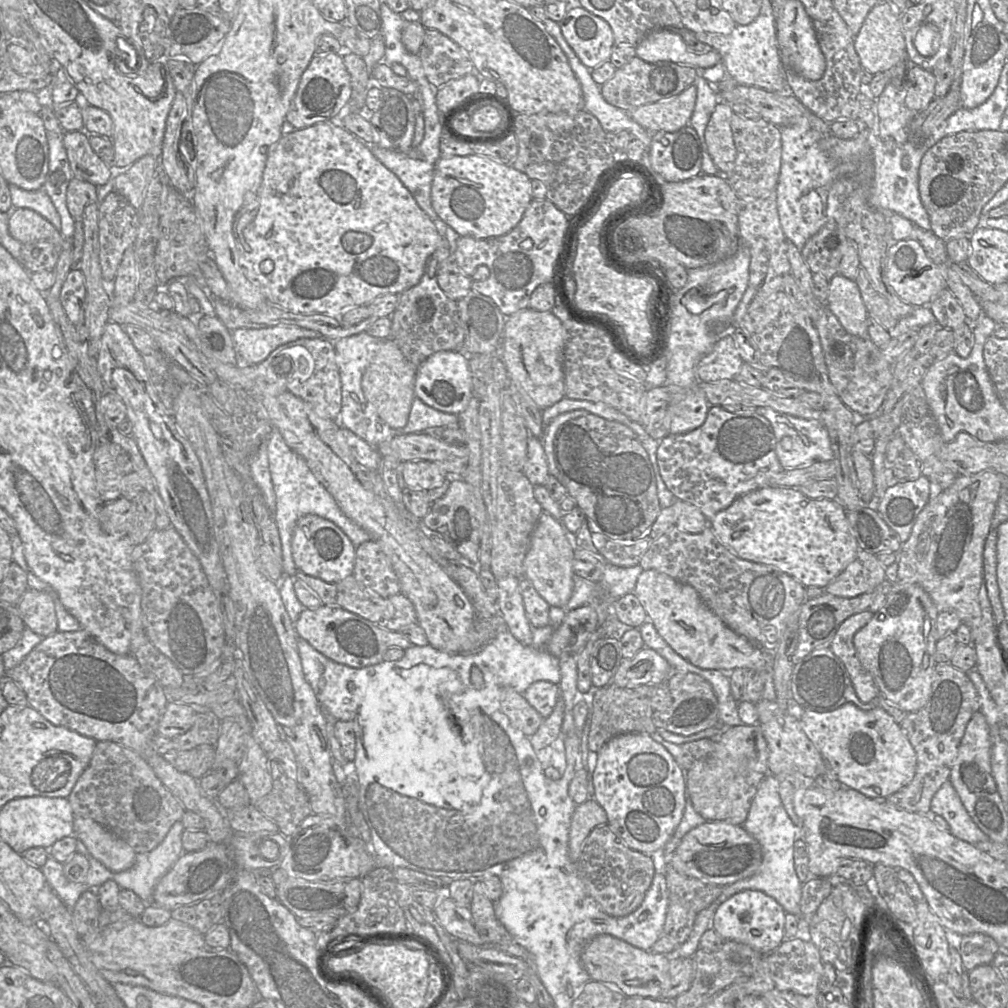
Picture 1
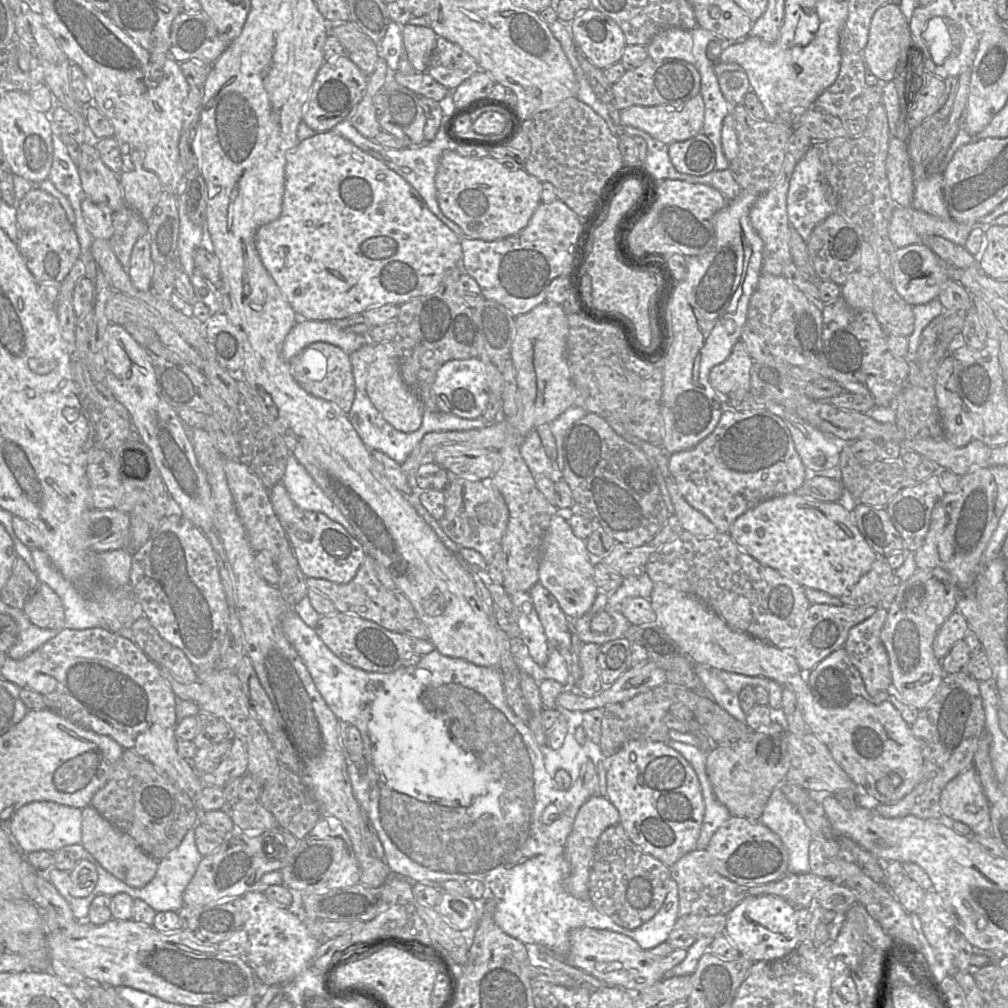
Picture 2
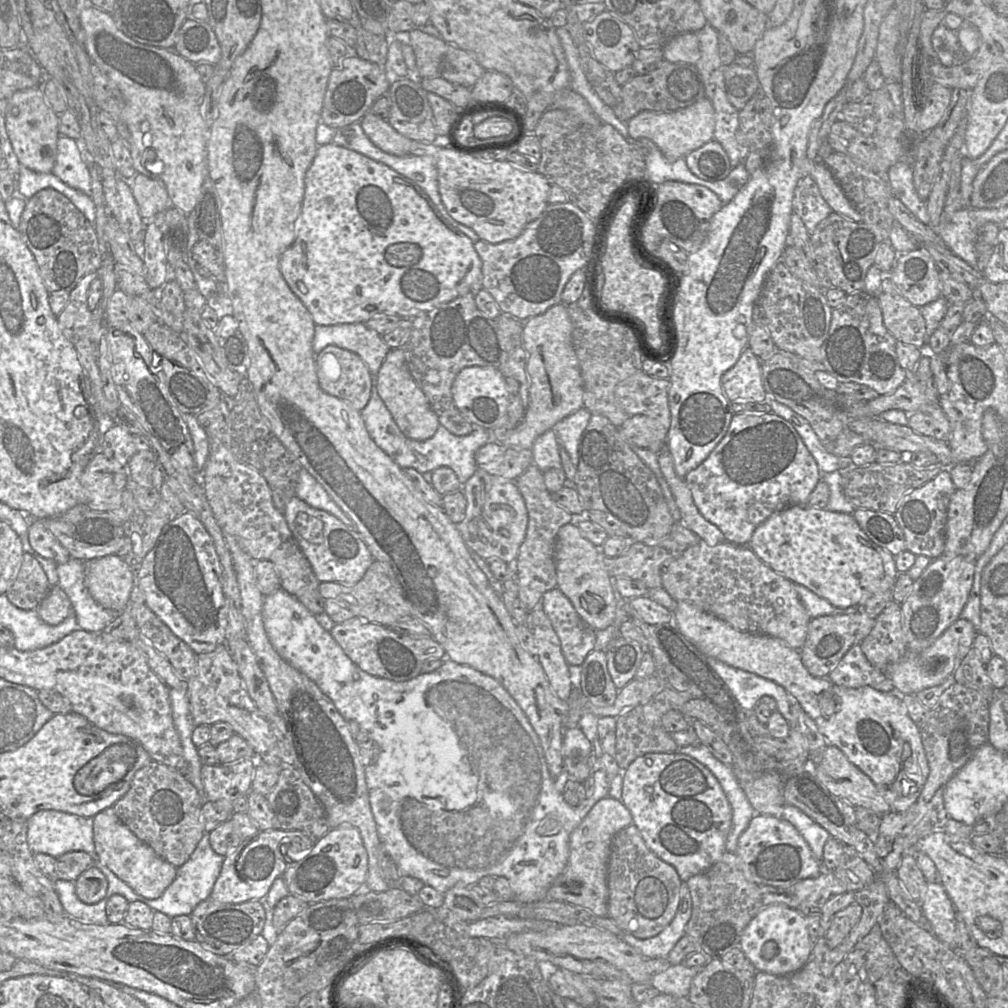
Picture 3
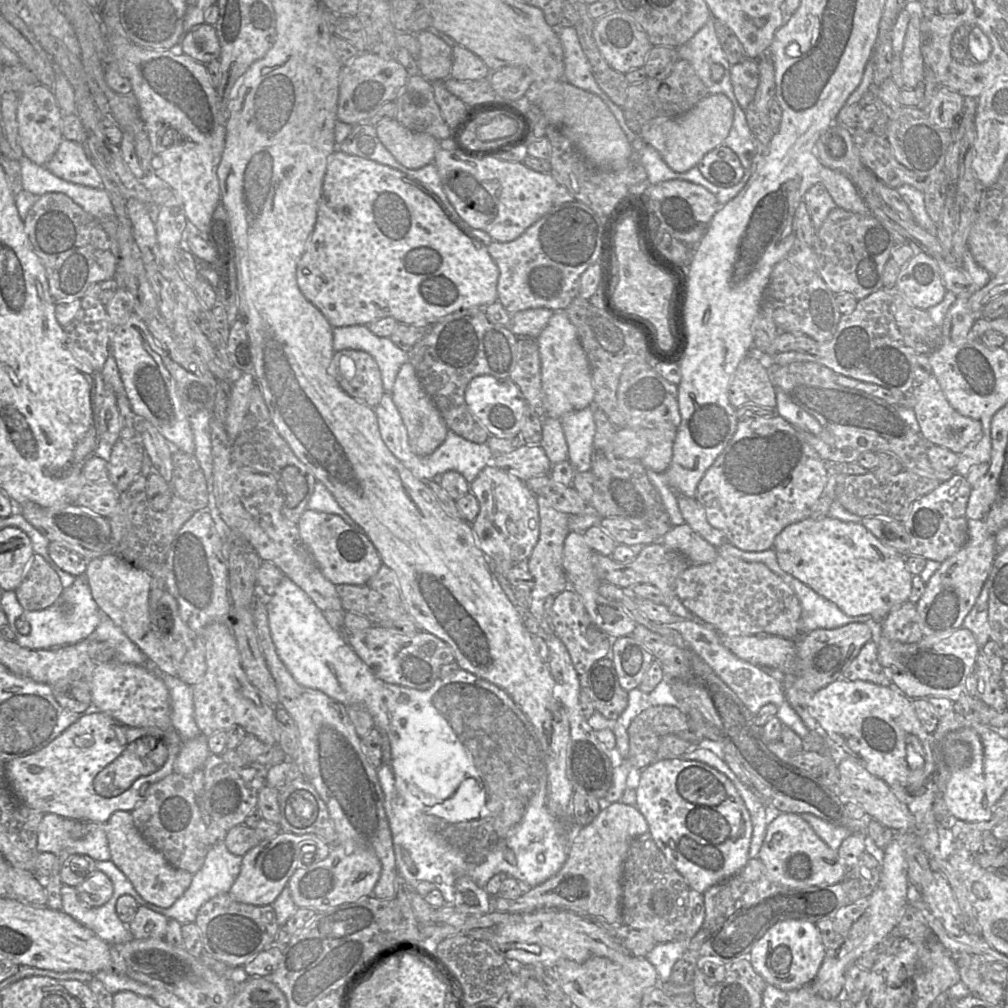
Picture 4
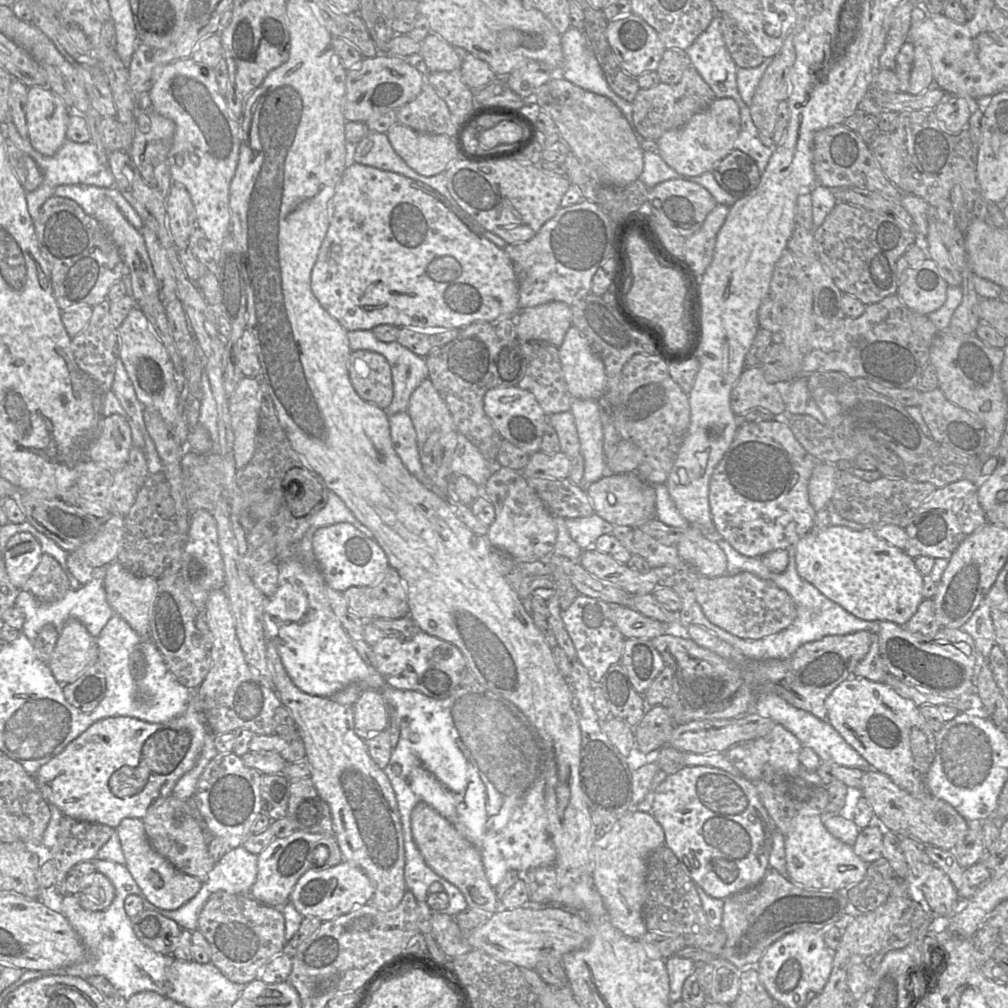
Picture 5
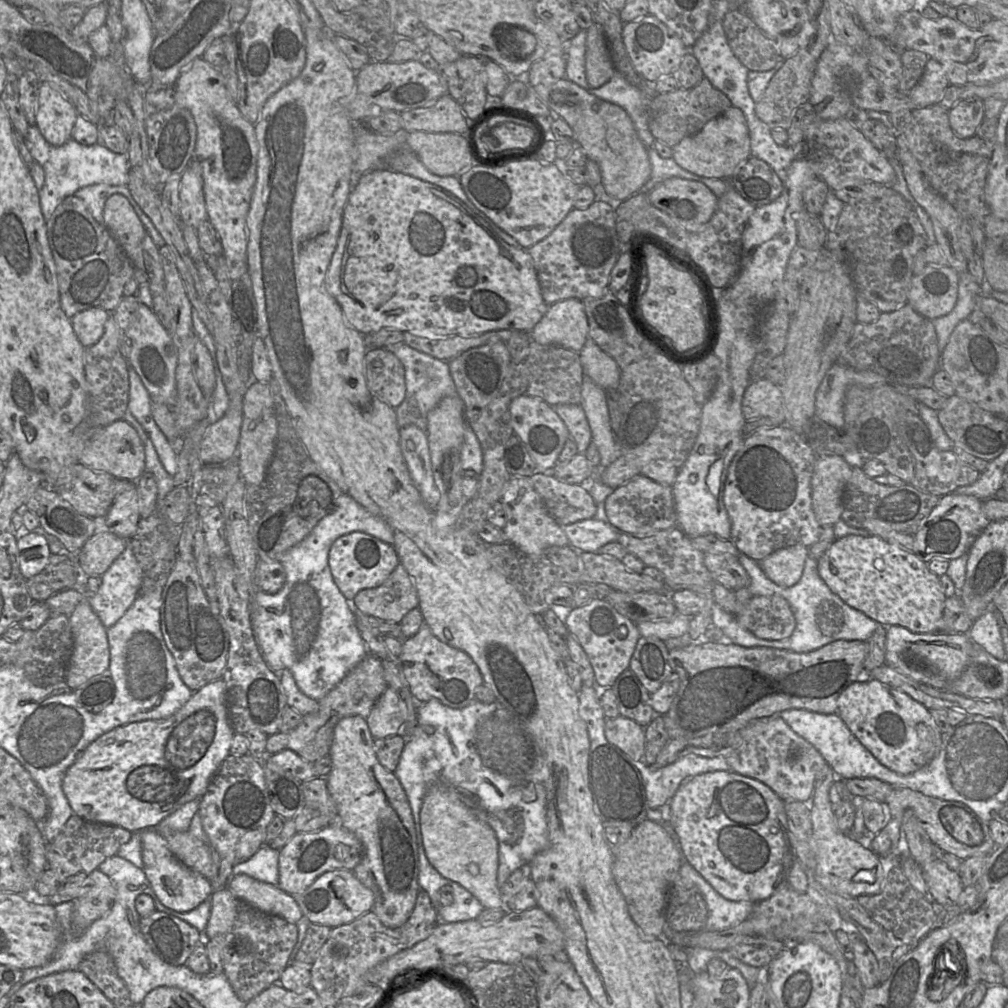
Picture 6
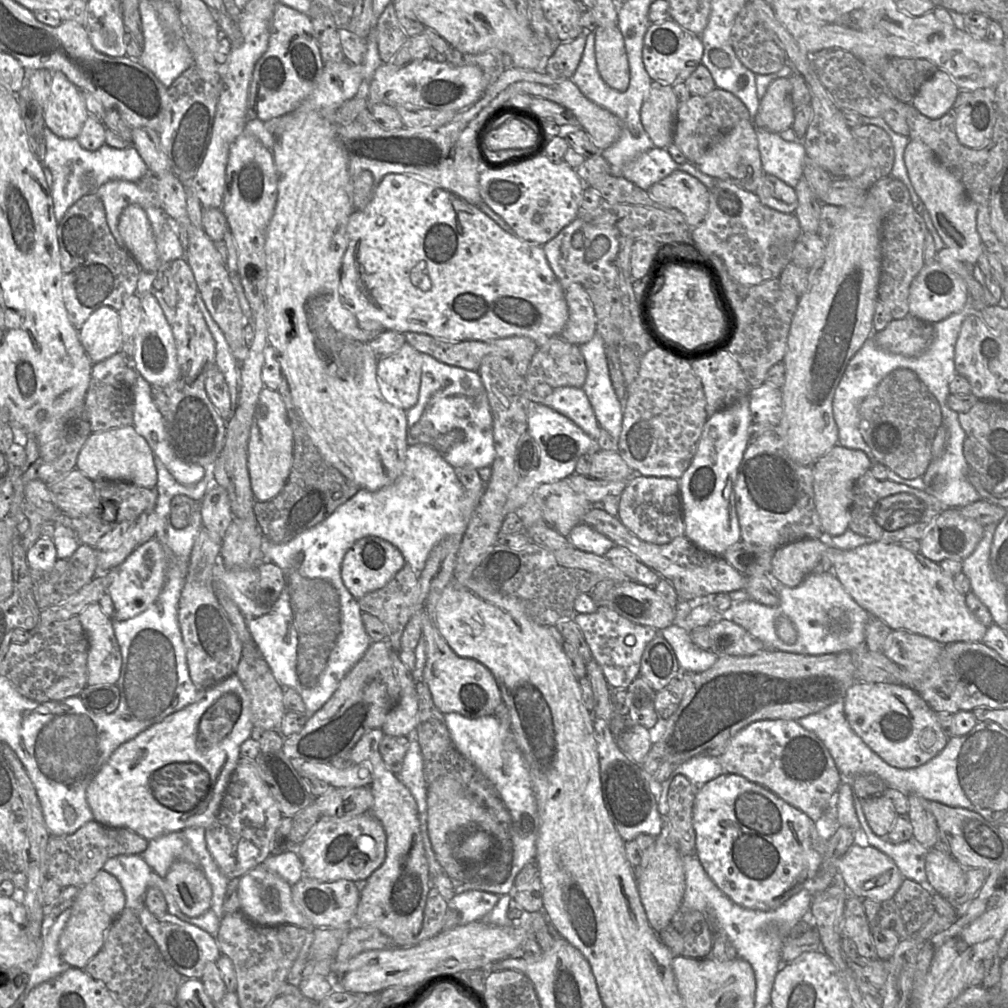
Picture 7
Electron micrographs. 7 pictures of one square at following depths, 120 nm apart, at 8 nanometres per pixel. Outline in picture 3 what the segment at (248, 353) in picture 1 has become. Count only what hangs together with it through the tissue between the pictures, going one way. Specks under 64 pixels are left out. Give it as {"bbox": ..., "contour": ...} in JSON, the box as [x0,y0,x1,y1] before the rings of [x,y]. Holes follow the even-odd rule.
{"bbox":[312,323,390,384],"contour":[[[364,323],[336,324],[329,326],[316,325],[312,344],[315,355],[322,352],[322,350],[329,345],[337,346],[357,354],[367,365],[372,376],[373,384],[374,378],[376,378],[376,375],[390,350],[390,347],[384,342],[381,335],[368,329]]]}

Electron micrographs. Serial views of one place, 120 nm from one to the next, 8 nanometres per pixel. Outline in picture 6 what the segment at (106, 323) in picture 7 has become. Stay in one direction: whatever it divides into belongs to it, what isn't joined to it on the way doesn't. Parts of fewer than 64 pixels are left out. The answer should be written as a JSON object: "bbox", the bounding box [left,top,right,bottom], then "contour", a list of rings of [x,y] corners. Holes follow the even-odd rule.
{"bbox":[70,308,110,348],"contour":[[[92,308],[75,314],[70,318],[73,330],[80,343],[86,348],[99,341],[104,332],[104,325],[110,312]]]}

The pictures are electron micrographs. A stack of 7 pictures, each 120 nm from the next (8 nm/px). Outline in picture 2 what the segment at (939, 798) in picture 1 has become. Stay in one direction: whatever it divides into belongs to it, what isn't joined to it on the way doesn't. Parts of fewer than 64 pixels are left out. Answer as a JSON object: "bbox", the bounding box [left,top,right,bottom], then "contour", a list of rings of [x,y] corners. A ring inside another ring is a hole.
{"bbox":[940,767,991,835],"contour":[[[973,767],[945,786],[940,807],[945,816],[968,825],[973,834],[991,835],[989,803]]]}

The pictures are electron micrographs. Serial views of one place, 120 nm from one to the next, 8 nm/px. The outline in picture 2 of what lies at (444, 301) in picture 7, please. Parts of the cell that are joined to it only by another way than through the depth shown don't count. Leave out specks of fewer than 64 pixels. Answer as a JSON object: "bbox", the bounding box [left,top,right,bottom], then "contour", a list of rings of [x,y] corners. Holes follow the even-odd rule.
{"bbox":[255,131,463,322],"contour":[[[333,131],[315,133],[312,137],[299,141],[297,146],[287,153],[281,213],[277,219],[257,229],[255,247],[263,267],[275,281],[298,318],[324,322],[363,314],[374,306],[384,304],[400,306],[411,299],[433,294],[443,281],[445,273],[457,265],[462,265],[463,257],[461,240],[429,210],[421,196],[403,177]]]}

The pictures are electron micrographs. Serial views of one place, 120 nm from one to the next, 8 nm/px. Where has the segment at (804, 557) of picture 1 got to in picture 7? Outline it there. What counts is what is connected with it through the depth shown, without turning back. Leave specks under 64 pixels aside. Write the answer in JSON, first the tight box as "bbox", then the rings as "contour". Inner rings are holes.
{"bbox":[829,541,988,645],"contour":[[[873,541],[851,550],[840,550],[833,547],[830,547],[829,550],[831,550],[832,572],[840,581],[846,592],[860,607],[866,610],[871,616],[882,620],[892,631],[905,630],[911,633],[931,638],[944,645],[955,642],[982,642],[988,627],[978,621],[976,617],[970,612],[965,602],[965,595],[960,593],[956,589],[953,577],[947,575],[941,569],[939,563],[931,561],[919,552],[911,552],[896,543],[883,543]]]}

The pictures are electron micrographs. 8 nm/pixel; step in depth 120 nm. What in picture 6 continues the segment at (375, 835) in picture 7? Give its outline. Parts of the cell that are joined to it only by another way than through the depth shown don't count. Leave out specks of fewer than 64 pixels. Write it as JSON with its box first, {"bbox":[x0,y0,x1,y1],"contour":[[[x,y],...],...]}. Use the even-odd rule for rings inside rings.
{"bbox":[277,824,362,895],"contour":[[[333,824],[319,831],[299,832],[279,850],[279,881],[277,885],[289,894],[297,895],[325,872],[338,869],[353,871],[362,858],[362,843],[340,824]]]}

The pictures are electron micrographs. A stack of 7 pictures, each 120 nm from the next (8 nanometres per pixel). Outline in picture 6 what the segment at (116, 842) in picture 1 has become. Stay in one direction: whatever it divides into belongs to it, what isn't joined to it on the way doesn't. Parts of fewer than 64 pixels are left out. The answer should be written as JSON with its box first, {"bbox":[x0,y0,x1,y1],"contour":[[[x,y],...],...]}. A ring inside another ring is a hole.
{"bbox":[138,829,211,912],"contour":[[[146,829],[138,833],[141,839],[143,871],[156,897],[165,907],[178,912],[188,912],[211,896],[210,881],[181,863],[156,829]]]}

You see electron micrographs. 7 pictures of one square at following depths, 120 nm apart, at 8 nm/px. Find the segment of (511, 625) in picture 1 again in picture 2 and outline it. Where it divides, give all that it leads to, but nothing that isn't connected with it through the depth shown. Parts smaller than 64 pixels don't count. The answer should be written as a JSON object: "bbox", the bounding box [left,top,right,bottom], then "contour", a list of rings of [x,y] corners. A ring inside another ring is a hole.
{"bbox":[508,592,550,664],"contour":[[[517,592],[511,595],[511,601],[513,609],[508,616],[517,623],[520,629],[520,639],[537,664],[546,664],[550,645],[530,595],[528,592]]]}

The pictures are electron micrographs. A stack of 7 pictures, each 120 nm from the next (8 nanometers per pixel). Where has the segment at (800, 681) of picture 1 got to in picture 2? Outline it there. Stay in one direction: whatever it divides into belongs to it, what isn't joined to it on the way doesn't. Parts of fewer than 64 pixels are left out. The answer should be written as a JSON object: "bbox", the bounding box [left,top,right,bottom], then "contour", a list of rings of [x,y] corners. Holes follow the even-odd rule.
{"bbox":[805,648,890,708],"contour":[[[844,648],[835,650],[805,673],[811,693],[824,707],[839,708],[856,697],[880,704],[890,696],[890,689],[869,695],[860,672],[852,664]]]}

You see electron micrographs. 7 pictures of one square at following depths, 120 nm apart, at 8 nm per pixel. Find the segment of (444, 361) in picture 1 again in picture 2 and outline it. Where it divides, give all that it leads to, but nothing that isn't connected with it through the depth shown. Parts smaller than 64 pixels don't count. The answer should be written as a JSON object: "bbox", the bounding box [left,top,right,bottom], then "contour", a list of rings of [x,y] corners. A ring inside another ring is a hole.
{"bbox":[433,358,488,419],"contour":[[[478,358],[450,360],[436,374],[433,392],[440,411],[466,419],[481,418],[488,402],[485,367]]]}

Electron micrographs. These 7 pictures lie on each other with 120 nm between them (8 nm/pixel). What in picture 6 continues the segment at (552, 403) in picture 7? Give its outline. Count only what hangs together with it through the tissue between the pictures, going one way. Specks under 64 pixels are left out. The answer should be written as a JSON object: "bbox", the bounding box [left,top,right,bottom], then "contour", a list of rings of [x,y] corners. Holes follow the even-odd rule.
{"bbox":[552,404,592,453],"contour":[[[558,404],[552,407],[566,425],[570,438],[577,446],[578,453],[584,453],[592,442],[592,435],[582,406],[580,404]]]}

